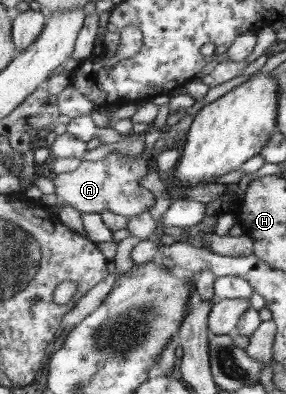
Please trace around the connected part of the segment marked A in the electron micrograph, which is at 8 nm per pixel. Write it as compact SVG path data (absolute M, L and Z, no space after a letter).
M112 151L100 161L81 162L71 173L56 174L52 181L56 188L55 195L74 209L78 209L80 213L102 213L108 210L130 218L149 211L155 204L152 192L140 186L140 180L146 174L148 174L147 155L129 157L118 151Z

